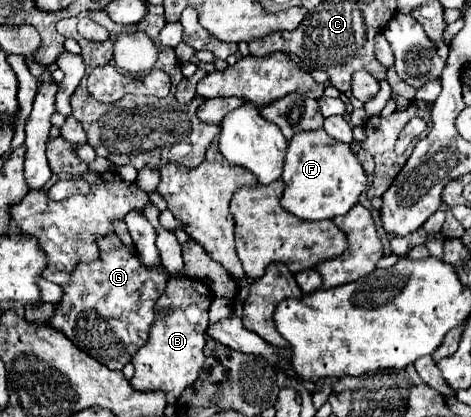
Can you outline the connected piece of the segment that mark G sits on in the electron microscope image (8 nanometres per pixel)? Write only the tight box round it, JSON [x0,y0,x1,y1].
[49,234,169,370]

